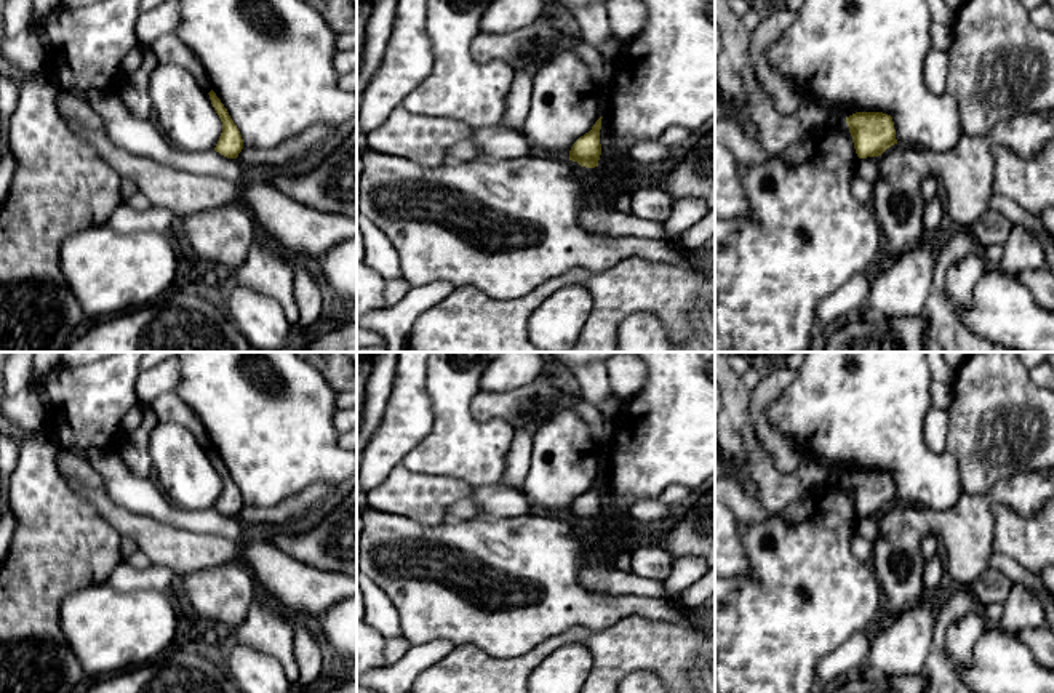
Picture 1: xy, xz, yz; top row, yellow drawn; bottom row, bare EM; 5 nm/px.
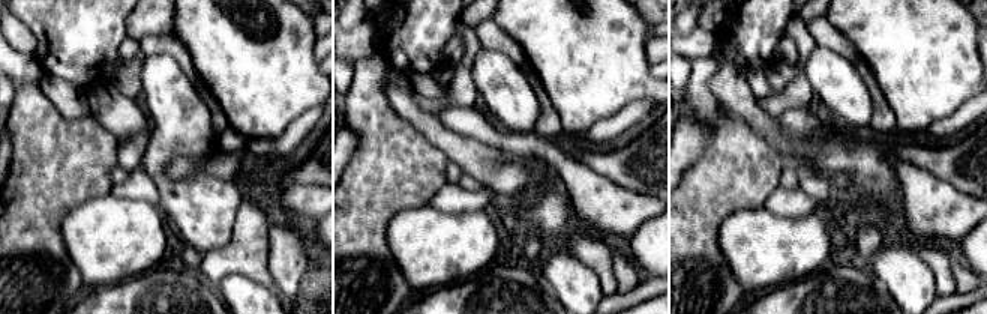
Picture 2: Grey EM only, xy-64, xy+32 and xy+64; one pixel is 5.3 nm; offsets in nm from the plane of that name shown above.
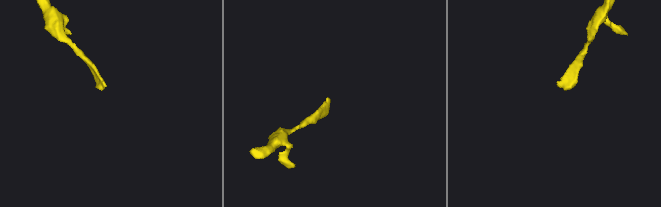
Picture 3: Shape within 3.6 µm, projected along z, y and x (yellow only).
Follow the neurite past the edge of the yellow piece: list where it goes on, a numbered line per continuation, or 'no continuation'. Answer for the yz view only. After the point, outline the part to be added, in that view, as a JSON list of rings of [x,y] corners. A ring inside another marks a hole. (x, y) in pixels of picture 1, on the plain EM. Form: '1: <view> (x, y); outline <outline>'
no continuation

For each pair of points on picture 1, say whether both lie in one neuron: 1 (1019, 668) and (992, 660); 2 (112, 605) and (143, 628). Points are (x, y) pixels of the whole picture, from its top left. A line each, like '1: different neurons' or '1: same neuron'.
1: same neuron
2: same neuron

